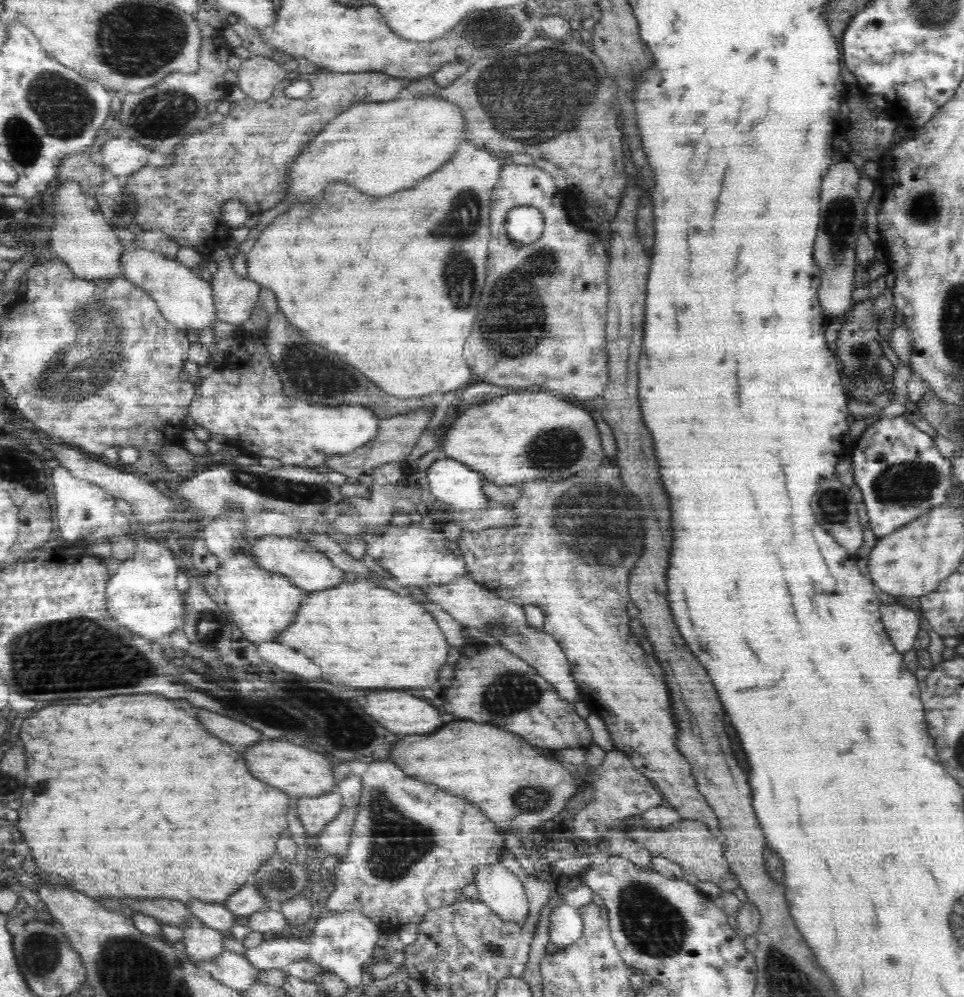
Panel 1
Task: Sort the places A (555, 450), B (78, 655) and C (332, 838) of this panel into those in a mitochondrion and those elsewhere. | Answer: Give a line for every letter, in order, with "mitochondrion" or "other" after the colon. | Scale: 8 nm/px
A: mitochondrion
B: mitochondrion
C: other

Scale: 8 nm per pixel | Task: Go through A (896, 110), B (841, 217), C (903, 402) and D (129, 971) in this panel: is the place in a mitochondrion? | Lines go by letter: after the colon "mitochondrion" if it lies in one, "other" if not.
A: other
B: mitochondrion
C: other
D: mitochondrion

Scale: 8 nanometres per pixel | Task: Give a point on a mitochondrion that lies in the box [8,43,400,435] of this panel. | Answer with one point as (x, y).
(98, 335)

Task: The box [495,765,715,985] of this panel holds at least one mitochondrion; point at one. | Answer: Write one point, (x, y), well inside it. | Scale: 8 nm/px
(653, 926)

